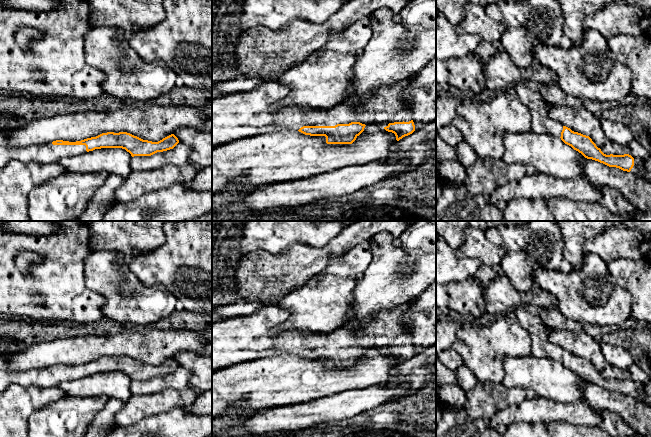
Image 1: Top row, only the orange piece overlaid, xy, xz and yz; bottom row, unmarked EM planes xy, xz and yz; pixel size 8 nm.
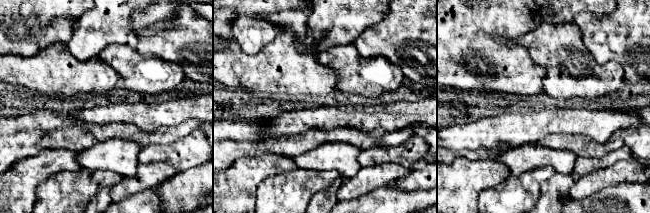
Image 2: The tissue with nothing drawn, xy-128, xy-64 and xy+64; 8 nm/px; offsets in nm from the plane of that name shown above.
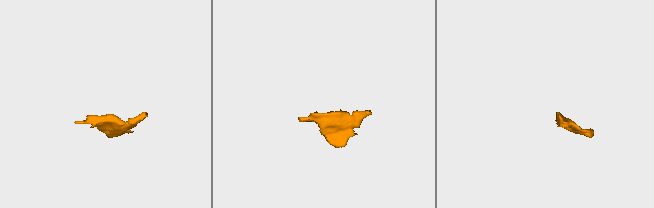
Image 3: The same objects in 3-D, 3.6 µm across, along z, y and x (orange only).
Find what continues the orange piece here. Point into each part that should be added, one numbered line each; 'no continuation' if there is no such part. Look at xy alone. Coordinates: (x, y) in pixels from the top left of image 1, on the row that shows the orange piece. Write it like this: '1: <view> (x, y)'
1: xy (47, 153)

